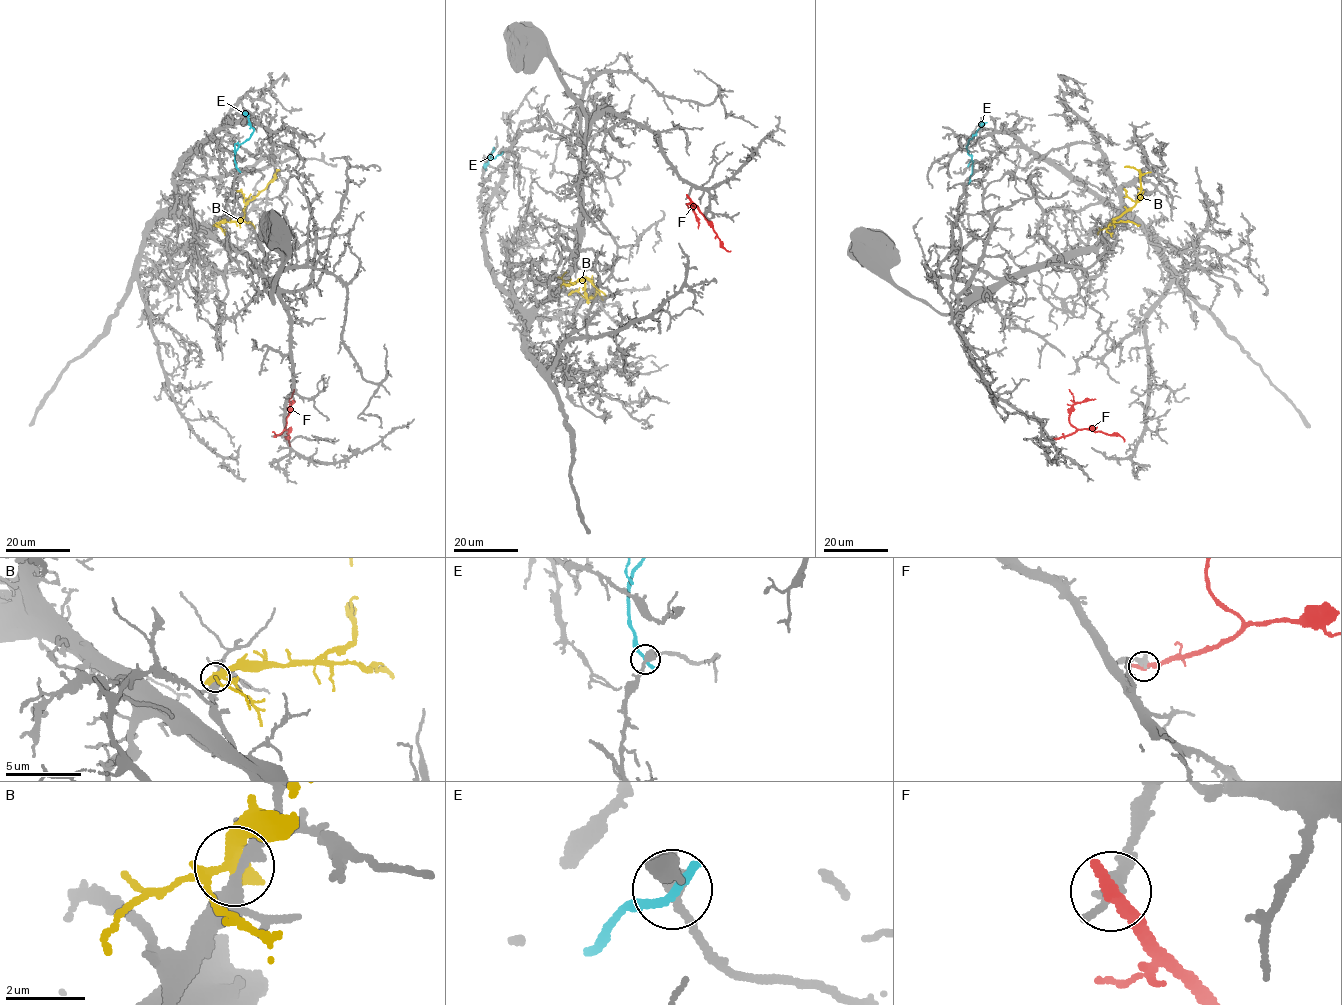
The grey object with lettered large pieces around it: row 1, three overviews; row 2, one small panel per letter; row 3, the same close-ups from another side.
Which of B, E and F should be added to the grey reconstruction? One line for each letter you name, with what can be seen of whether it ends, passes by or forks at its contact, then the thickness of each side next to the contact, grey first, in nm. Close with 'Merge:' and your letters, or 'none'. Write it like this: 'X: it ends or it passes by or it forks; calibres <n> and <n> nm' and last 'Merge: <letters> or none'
Merge: none

